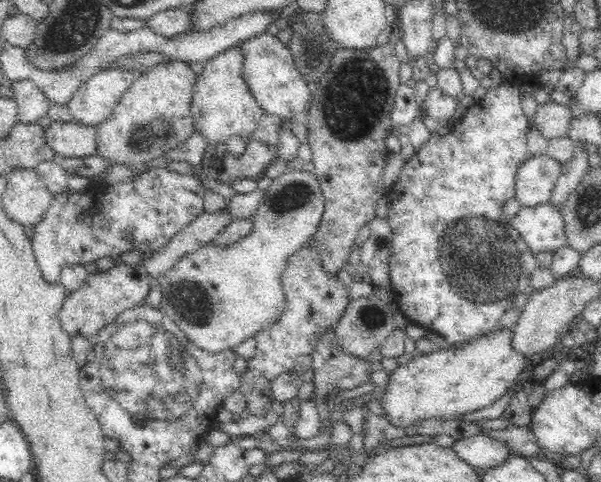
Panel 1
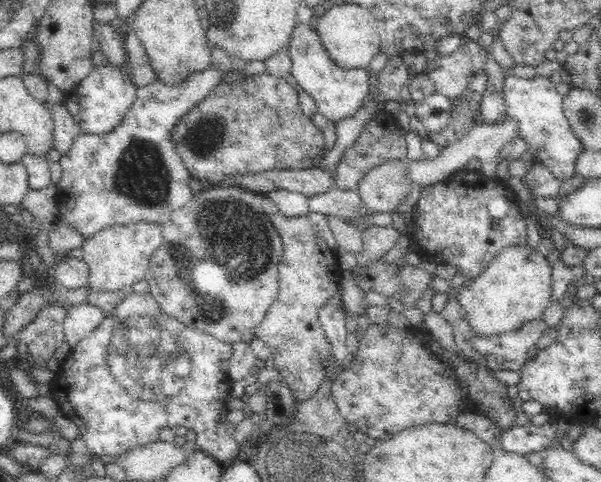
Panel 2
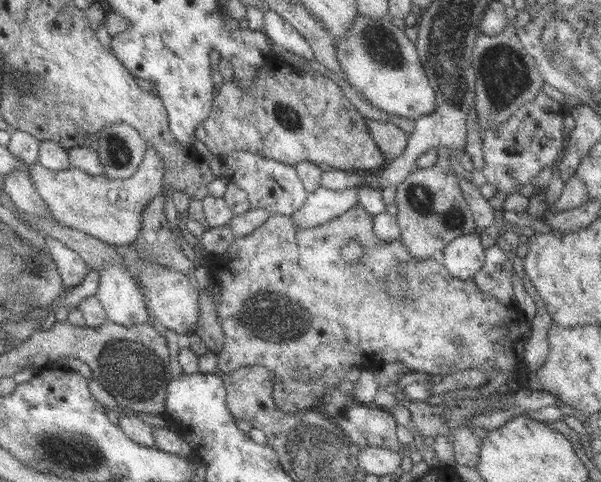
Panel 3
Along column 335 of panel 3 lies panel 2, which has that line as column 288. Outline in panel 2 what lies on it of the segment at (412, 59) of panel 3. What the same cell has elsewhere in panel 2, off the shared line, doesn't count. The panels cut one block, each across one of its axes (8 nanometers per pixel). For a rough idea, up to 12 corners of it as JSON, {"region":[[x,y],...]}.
{"region":[[311,23],[289,38],[290,72],[328,120],[354,116],[374,76],[340,68]]}

